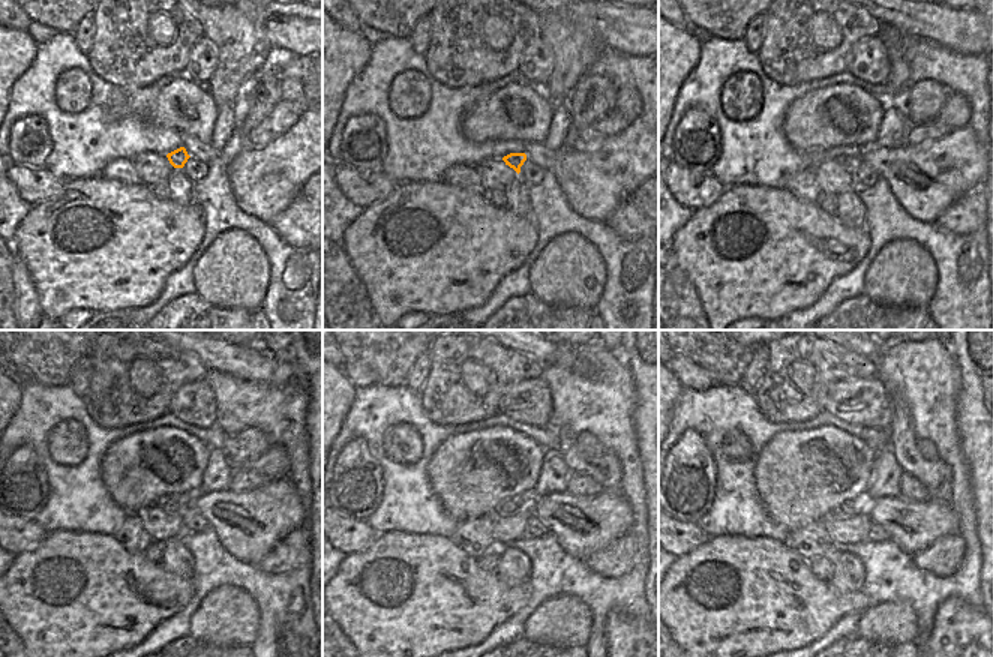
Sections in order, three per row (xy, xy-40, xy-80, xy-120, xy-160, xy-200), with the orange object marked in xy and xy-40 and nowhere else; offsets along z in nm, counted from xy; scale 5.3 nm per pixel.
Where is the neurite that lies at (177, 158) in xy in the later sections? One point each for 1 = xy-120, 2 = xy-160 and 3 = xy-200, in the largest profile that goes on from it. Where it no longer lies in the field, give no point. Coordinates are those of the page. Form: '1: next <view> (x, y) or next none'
1: next xy-120 (177, 503)
2: next xy-160 (524, 503)
3: next xy-200 (848, 509)

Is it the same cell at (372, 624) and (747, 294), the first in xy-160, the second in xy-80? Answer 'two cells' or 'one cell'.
one cell

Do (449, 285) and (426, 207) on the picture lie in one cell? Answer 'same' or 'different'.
same

